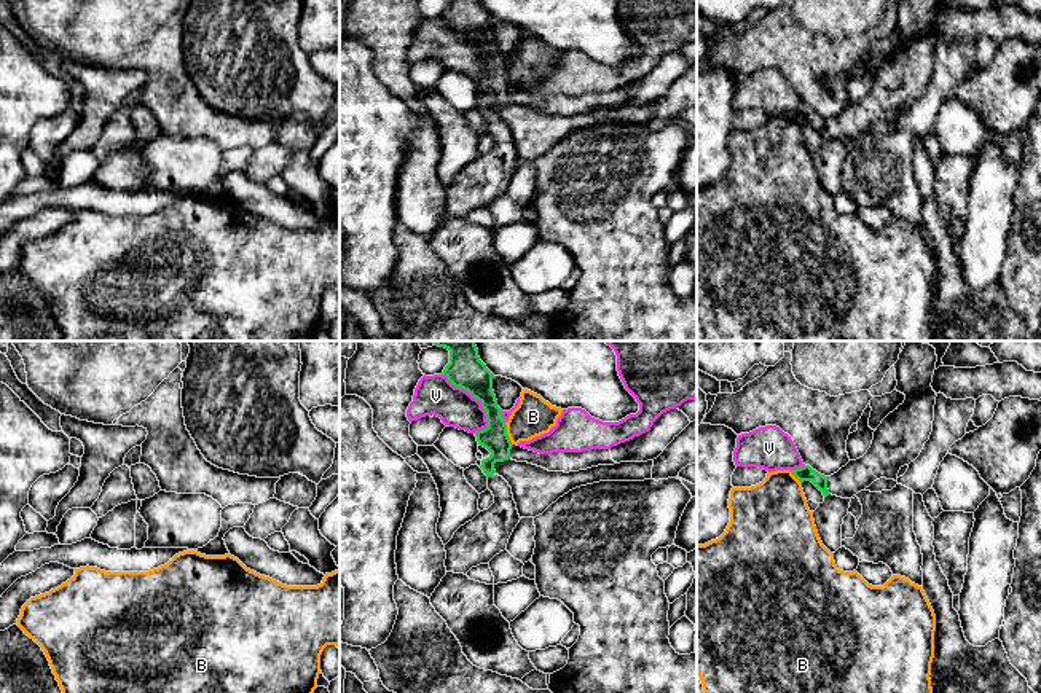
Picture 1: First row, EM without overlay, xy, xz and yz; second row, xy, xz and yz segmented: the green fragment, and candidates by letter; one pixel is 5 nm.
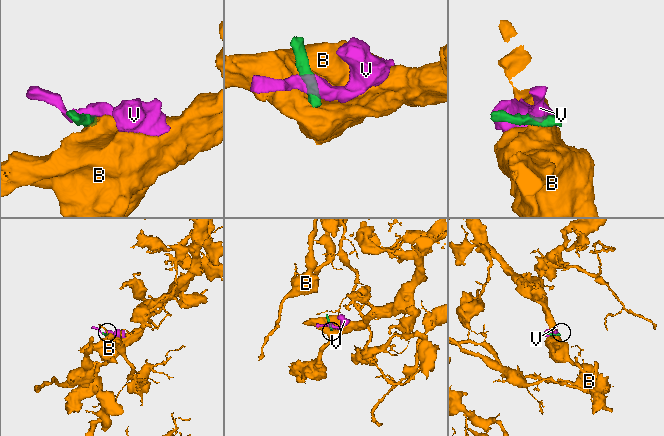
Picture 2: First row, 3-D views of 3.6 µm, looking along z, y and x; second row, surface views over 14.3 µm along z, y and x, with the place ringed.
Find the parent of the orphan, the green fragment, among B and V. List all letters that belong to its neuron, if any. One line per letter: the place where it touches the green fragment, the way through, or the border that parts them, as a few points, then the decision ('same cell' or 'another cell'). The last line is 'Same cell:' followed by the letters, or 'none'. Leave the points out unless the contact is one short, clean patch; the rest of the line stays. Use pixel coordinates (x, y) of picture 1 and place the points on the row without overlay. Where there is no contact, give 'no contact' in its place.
B: contact xz (506, 77); border xz (504, 66), (506, 77), (512, 86); another cell
V: contact xz (474, 40); border xz (442, 16), (480, 46), (485, 54), (485, 72); another cell
Same cell: none

